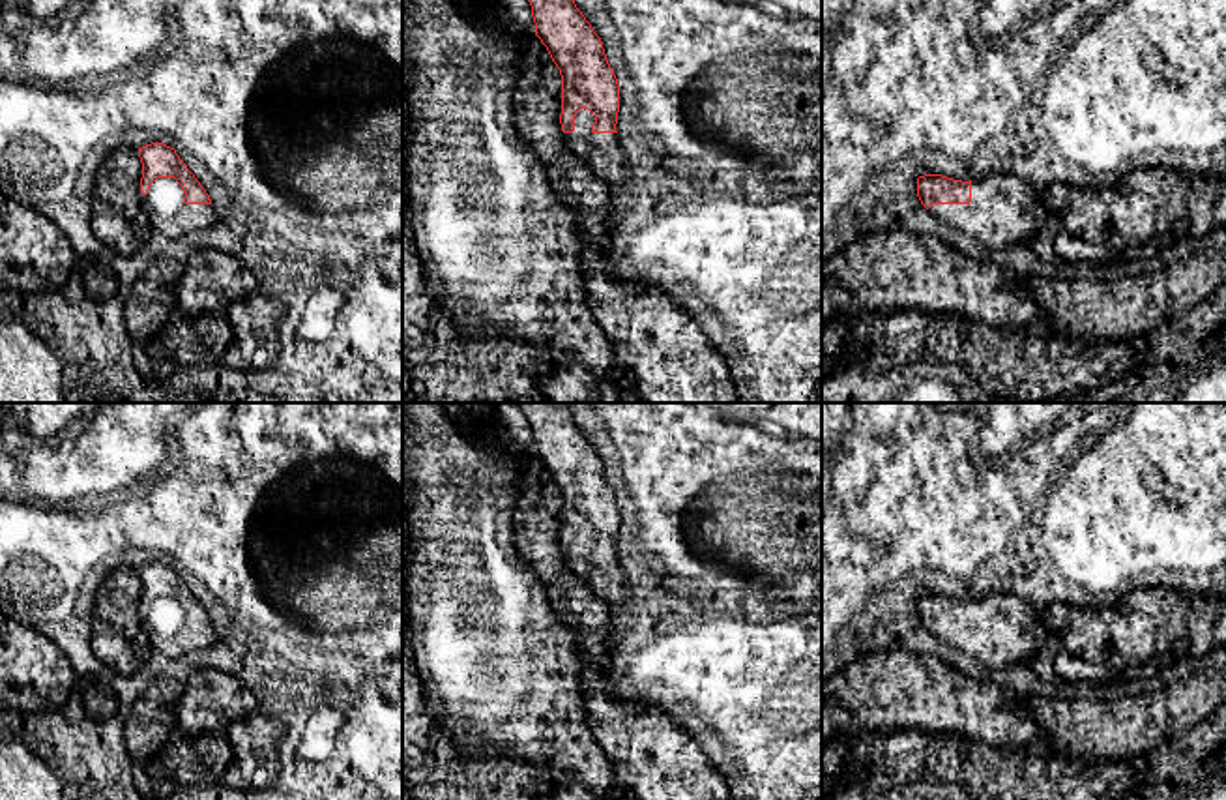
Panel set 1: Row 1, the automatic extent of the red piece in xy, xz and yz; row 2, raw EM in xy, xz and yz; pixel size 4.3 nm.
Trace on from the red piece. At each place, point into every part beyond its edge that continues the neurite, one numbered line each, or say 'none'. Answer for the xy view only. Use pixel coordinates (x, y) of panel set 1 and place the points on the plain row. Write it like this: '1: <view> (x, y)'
1: xy (169, 634)

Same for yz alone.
1: yz (1004, 632)

